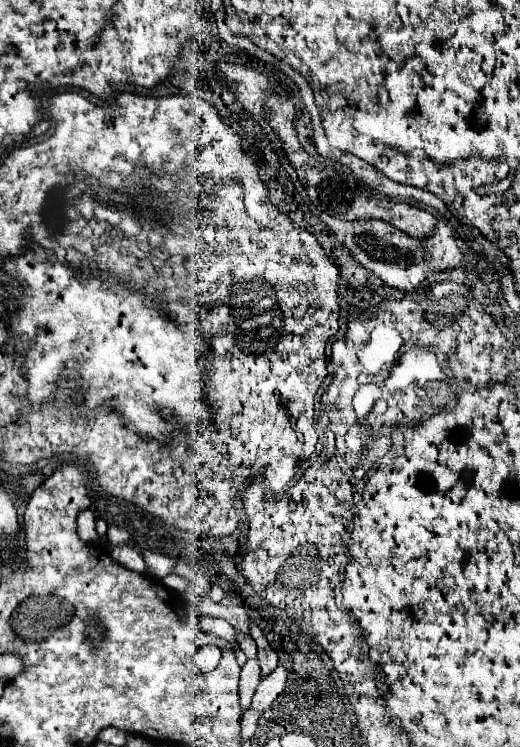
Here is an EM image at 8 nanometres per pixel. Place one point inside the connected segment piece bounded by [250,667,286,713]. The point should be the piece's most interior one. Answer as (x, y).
(270, 687)

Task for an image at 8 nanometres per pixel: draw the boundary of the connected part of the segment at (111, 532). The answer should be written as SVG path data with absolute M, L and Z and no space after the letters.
M108 527L108 539L110 539L110 545L128 545L130 543L130 535L120 529L120 527Z

